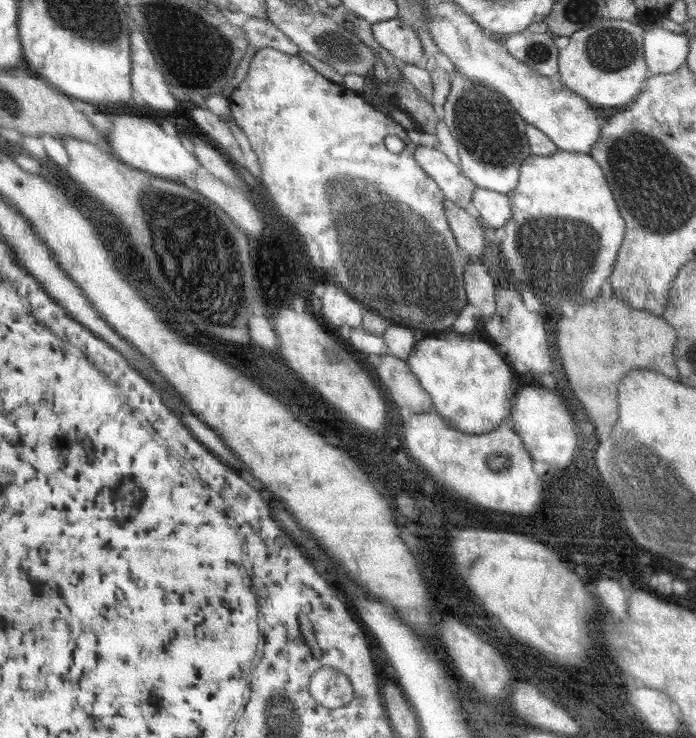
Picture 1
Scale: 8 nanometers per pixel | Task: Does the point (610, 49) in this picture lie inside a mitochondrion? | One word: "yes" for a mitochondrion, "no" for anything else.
yes

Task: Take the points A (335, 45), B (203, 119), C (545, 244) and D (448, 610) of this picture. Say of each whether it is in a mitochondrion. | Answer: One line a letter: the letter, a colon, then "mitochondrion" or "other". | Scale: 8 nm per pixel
A: mitochondrion
B: other
C: mitochondrion
D: other

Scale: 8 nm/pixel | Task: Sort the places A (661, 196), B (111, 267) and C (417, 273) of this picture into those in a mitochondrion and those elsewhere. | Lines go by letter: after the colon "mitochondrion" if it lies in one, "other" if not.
A: mitochondrion
B: other
C: mitochondrion

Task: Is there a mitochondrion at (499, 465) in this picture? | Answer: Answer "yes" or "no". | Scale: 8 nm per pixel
yes

